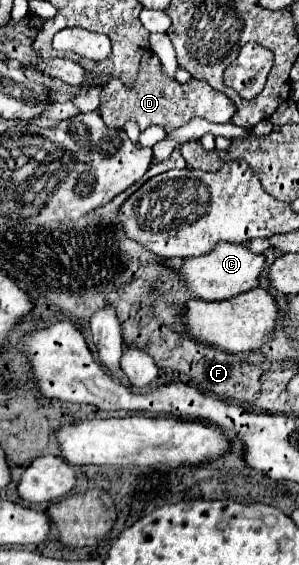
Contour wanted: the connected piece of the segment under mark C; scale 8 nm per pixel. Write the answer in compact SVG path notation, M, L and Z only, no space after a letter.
M222 242L208 256L188 258L178 270L178 276L188 284L190 292L194 292L202 300L228 300L236 294L254 290L260 284L260 274L264 272L266 256L248 250L244 244L228 244Z

